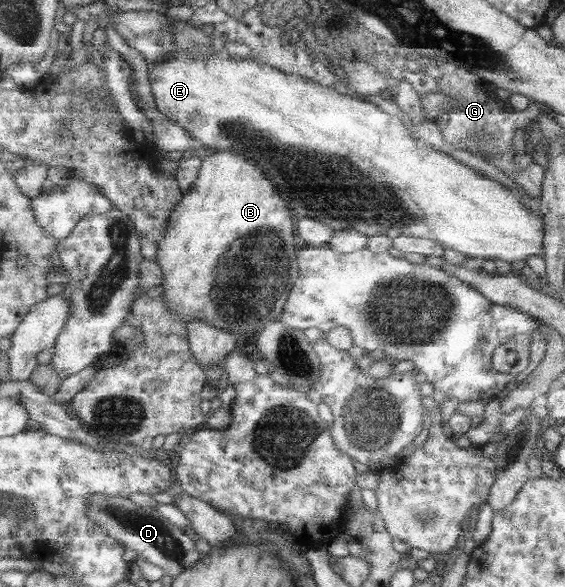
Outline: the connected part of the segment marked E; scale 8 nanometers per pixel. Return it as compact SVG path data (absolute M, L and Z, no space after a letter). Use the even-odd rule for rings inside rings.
M178 49L166 61L160 64L148 65L148 74L151 92L158 105L158 110L162 114L185 128L200 144L204 144L209 151L228 152L234 150L246 158L255 160L256 164L262 166L266 176L274 182L278 192L282 196L286 196L286 202L290 204L290 210L298 218L308 216L308 218L324 222L326 226L330 226L336 231L357 230L366 234L368 238L378 235L389 236L392 239L402 235L428 238L439 242L445 250L462 252L462 254L467 254L469 258L486 260L498 258L511 263L526 260L530 256L543 256L545 249L545 220L539 211L526 209L519 198L514 194L510 194L500 182L486 177L480 171L461 164L458 160L454 160L452 156L449 156L448 153L434 150L432 145L419 141L407 128L408 121L405 117L400 118L400 116L388 114L378 104L373 104L363 97L358 98L350 94L341 94L335 89L324 86L322 83L314 82L313 79L298 74L286 74L269 64L262 64L251 58L243 61L233 60L225 49L220 52Z

